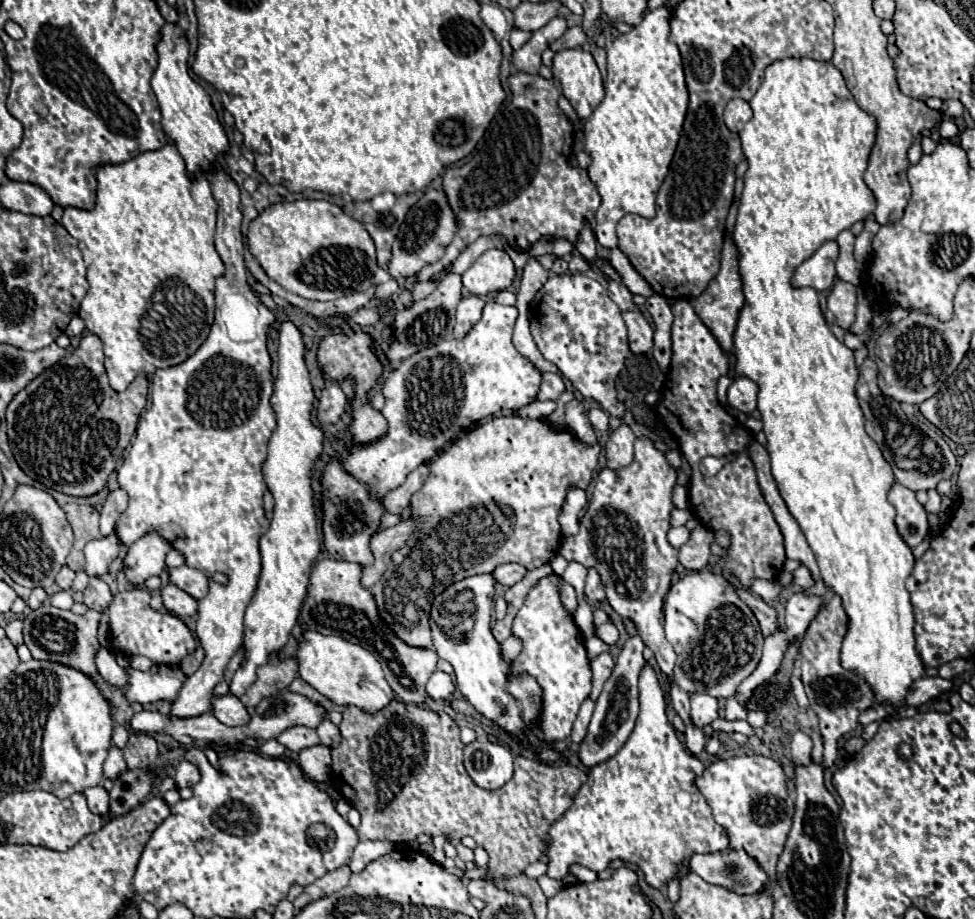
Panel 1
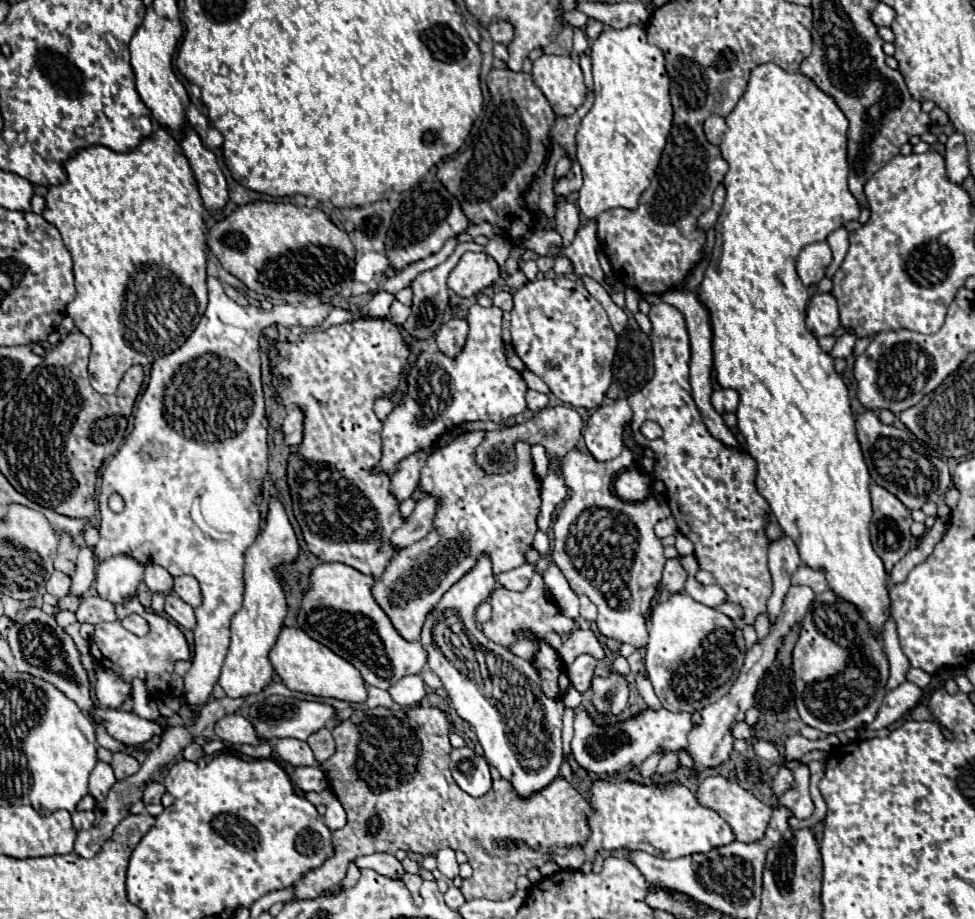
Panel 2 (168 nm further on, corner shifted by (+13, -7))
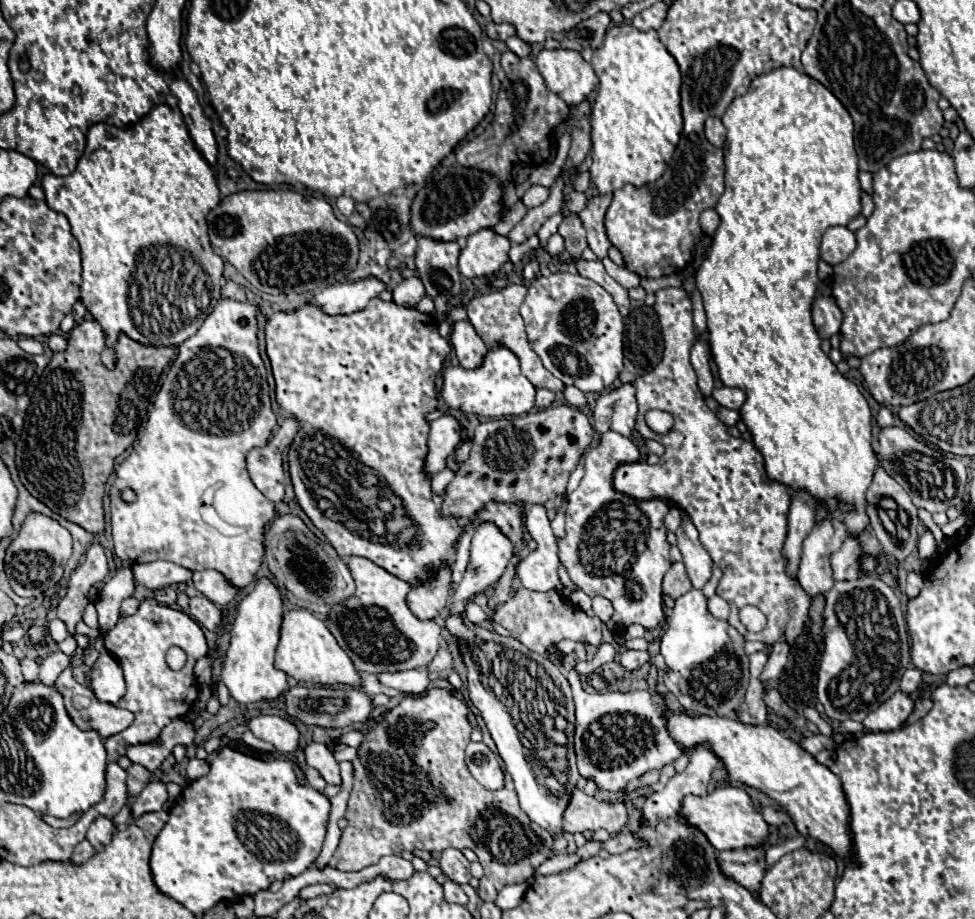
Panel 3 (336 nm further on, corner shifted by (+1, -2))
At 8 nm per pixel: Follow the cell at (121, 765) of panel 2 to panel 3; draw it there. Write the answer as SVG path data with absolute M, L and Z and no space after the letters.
M132 764L126 772L128 772L128 792L130 792L130 796L138 796L142 792L142 788L146 788L146 784L150 782L152 774L140 764Z

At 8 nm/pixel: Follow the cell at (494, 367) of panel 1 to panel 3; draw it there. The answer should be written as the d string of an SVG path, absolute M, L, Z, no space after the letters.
M504 346L492 348L482 366L476 370L466 370L460 366L448 366L444 370L442 398L450 408L460 408L462 412L472 412L482 418L502 418L502 416L520 416L534 408L536 388L520 372L518 358Z

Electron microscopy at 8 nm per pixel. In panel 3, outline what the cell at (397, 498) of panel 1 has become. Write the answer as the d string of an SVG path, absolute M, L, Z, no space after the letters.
M446 414L430 422L430 438L428 438L428 456L426 456L426 472L430 476L438 474L446 468L446 460L454 454L460 438L460 422L456 416Z

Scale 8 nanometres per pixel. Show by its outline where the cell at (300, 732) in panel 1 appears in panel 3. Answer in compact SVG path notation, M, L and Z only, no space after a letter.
M312 742L312 744L306 746L304 754L306 754L306 764L316 768L328 784L342 784L338 762L336 762L334 754L328 750L326 744Z

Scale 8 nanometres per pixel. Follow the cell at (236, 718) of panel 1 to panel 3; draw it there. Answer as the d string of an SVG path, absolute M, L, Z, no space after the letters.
M256 716L248 720L248 728L254 736L270 742L276 750L296 756L300 748L300 732L294 722L280 716Z

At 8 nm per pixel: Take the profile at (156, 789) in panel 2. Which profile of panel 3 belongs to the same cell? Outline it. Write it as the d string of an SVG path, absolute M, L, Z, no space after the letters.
M150 782L142 792L140 796L130 804L130 814L132 814L132 820L142 816L142 814L148 814L148 812L156 812L156 810L162 810L164 804L168 800L168 792L166 792L166 784L164 782Z

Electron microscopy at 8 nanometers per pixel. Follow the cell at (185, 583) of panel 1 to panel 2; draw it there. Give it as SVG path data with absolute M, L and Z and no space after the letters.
M182 575L182 577L174 577L174 585L172 591L186 601L190 607L198 607L202 603L202 595L200 595L200 585L196 581L196 577L192 575Z

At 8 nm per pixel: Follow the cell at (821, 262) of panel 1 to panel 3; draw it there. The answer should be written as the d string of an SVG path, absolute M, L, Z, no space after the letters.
M832 226L824 232L820 254L822 254L824 262L834 266L834 264L840 264L842 260L846 260L846 256L850 256L850 252L854 252L854 248L856 248L854 232L848 230L846 226Z

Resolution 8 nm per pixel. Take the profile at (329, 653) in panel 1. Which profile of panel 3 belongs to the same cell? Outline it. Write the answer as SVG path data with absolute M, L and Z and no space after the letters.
M286 610L282 616L282 628L280 628L280 642L276 648L274 666L282 670L284 674L292 676L298 682L316 682L322 686L332 684L346 684L356 686L360 684L360 676L352 664L352 660L346 656L346 652L338 646L330 630L326 628L324 620L316 618L308 610Z

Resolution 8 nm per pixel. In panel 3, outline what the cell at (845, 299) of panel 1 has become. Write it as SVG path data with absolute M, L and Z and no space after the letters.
M820 296L812 304L812 324L820 338L830 338L840 330L842 312L832 296Z

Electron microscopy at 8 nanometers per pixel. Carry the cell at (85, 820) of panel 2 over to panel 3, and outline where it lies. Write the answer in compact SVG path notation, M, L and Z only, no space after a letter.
M100 816L98 820L94 820L86 832L86 840L90 840L90 844L94 844L94 848L104 850L104 846L110 844L114 836L114 824L110 818Z

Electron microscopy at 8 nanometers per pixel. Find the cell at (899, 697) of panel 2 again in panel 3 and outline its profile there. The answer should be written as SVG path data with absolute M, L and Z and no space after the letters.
M896 692L878 710L874 710L874 712L870 712L870 716L866 716L866 720L862 722L864 730L868 730L868 732L896 730L906 722L906 718L910 716L912 710L914 710L914 700L904 692Z

